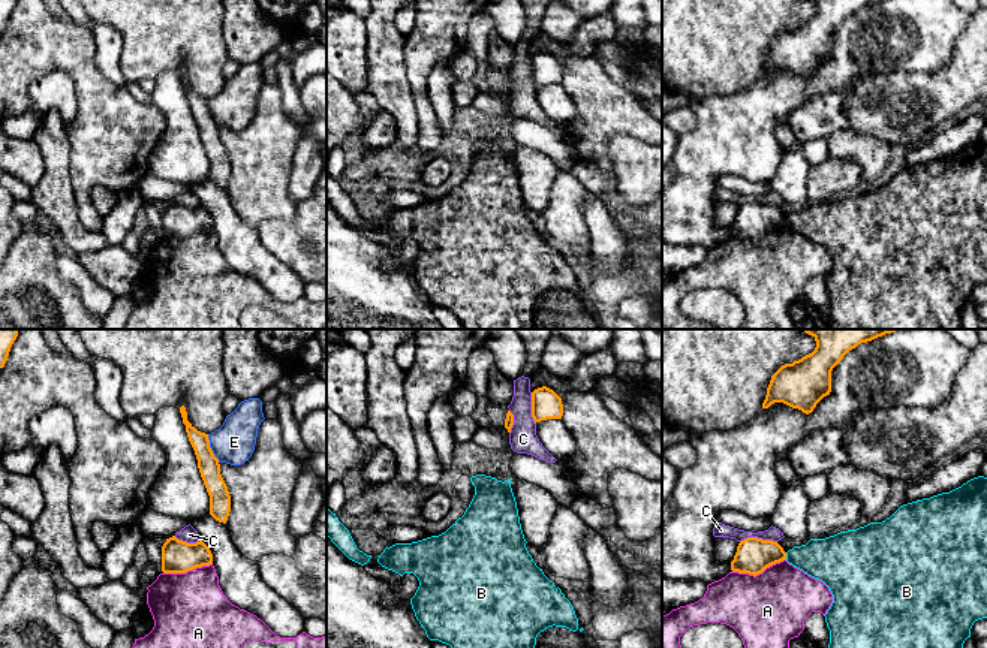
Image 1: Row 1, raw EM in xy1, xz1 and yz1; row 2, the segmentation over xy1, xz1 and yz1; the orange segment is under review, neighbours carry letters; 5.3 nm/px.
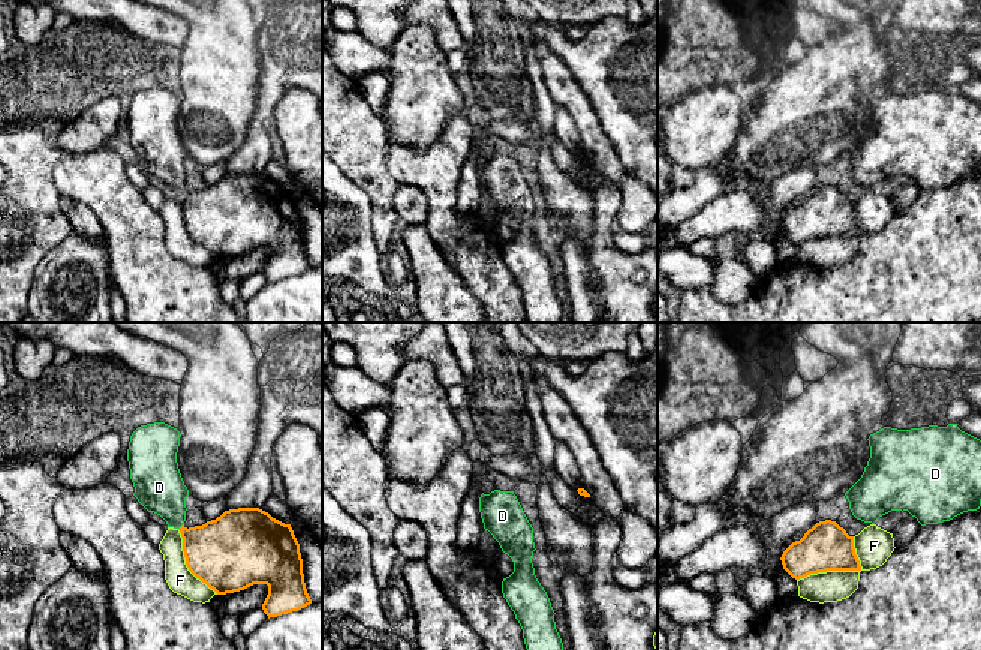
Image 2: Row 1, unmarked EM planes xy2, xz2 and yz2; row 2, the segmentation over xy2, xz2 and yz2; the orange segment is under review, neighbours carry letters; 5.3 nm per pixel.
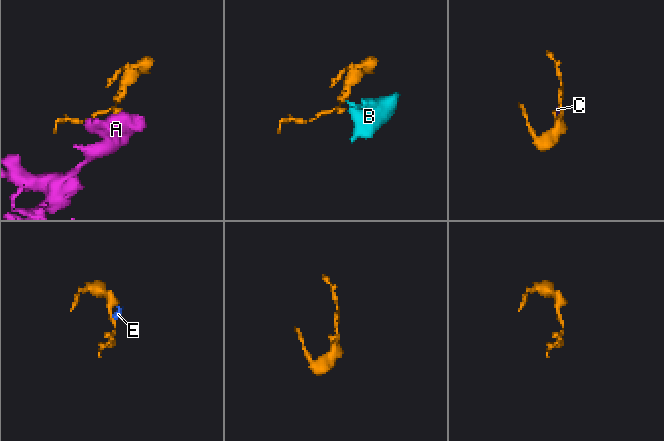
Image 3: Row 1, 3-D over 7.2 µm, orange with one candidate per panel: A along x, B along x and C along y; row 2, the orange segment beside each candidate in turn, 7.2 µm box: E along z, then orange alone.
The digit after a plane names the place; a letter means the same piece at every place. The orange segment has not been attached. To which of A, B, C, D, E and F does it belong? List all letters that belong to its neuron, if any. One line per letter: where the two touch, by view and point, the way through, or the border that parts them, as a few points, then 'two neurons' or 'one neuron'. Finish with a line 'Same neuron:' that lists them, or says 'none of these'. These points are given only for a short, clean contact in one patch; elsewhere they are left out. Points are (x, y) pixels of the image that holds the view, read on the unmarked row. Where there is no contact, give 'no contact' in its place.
A: yz1 (758, 238) | along yz1 (785, 223), (755, 240), (733, 237) | two neurons
B: yz1 (785, 220) | along yz1 (785, 217), (787, 223) | two neurons
C: yz1 (758, 204) | along yz1 (776, 205), (745, 202), (740, 207) | two neurons
D: xy2 (181, 190) | across xy2 (219, 217), (198, 207), (181, 190), (159, 152) | one neuron
E: xy1 (210, 112) | along xy1 (207, 99), (210, 114), (219, 126) | two neurons
F: yz2 (843, 234) | two neurons
Same neuron: D

